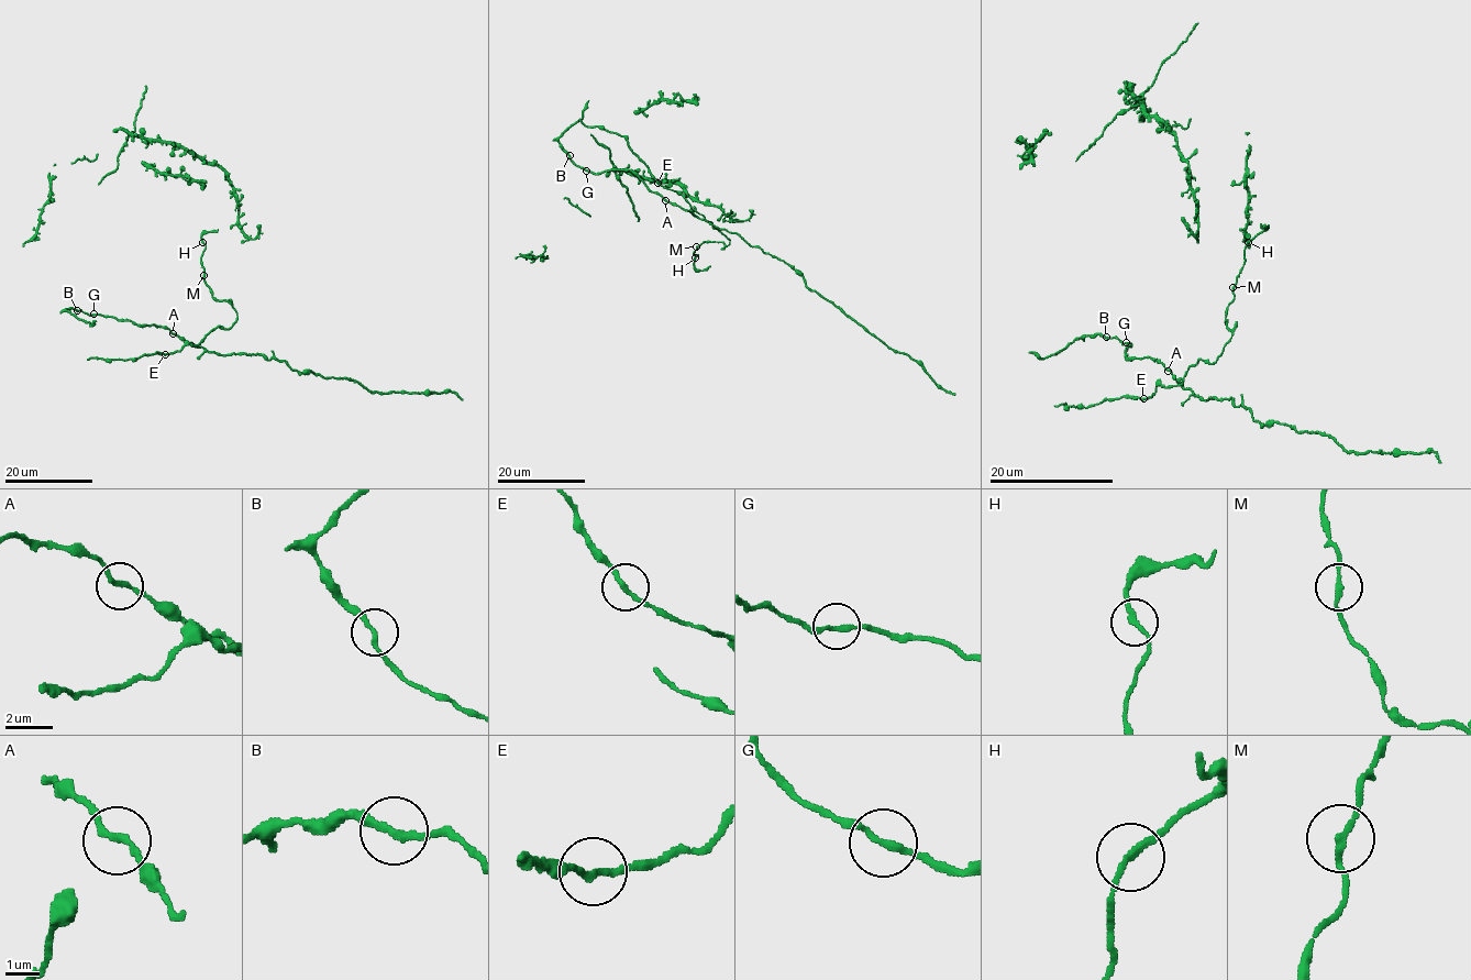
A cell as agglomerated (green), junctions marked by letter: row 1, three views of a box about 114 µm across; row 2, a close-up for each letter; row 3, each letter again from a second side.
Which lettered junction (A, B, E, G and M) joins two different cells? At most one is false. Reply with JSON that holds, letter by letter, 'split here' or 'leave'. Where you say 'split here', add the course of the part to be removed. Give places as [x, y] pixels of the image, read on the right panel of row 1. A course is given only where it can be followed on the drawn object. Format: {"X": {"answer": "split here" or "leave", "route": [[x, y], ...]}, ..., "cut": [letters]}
{"A": {"answer": "leave"}, "B": {"answer": "leave"}, "E": {"answer": "leave"}, "G": {"answer": "leave"}, "M": {"answer": "leave"}, "cut": []}

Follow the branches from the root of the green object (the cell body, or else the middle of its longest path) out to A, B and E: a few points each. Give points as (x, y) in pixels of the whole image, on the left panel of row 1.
A: (206, 282), (214, 298), (232, 306), (235, 321), (228, 328), (217, 326), (196, 345), (173, 333)
B: (206, 282), (214, 298), (232, 306), (236, 319), (228, 328), (217, 326), (196, 345), (165, 327), (77, 309)
E: (206, 282), (214, 298), (232, 306), (235, 321), (228, 328), (217, 326), (198, 344), (186, 343), (165, 354)

